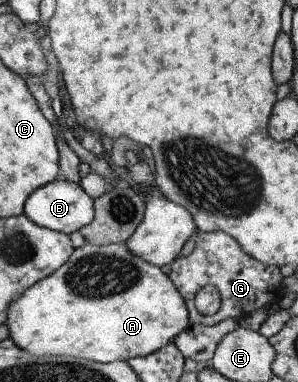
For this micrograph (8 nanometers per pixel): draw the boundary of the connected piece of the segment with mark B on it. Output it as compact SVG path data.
M59 177L56 180L50 181L49 184L37 188L25 200L22 214L27 216L37 226L71 235L74 231L79 231L83 226L89 224L93 219L94 212L92 200L85 194L80 184L68 182Z

